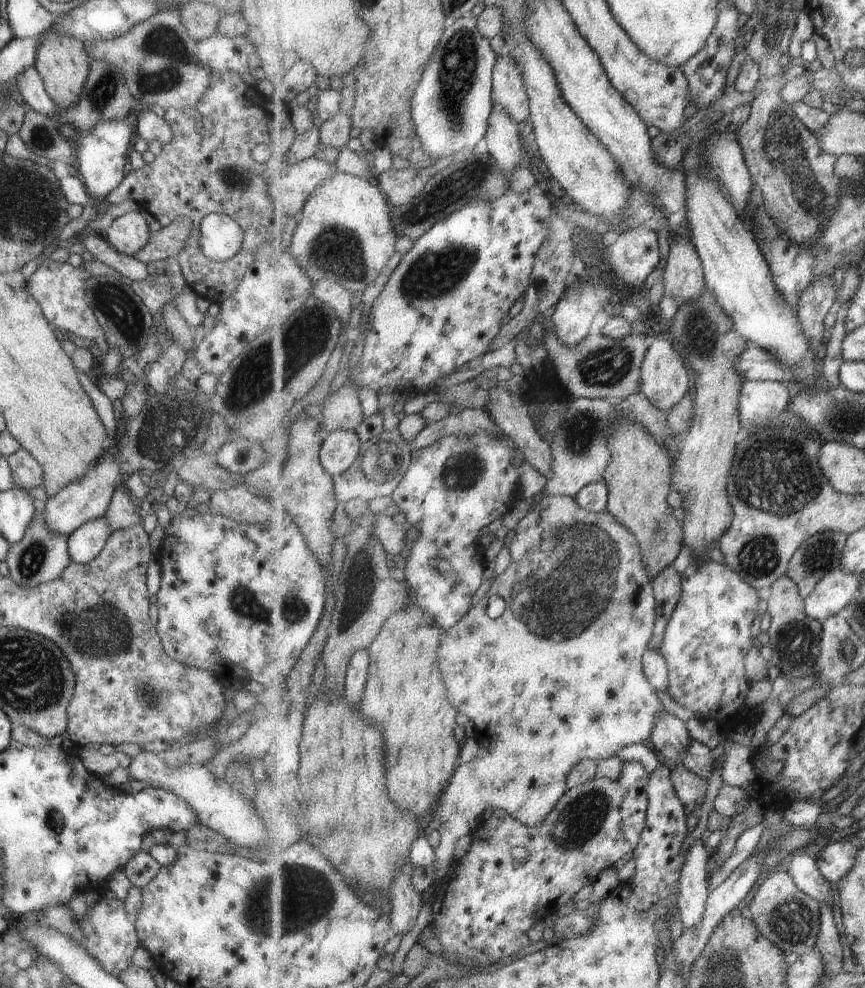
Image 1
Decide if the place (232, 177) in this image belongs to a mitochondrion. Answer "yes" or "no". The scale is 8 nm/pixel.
yes

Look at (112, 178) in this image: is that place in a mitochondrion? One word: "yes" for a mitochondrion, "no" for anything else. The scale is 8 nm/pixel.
no

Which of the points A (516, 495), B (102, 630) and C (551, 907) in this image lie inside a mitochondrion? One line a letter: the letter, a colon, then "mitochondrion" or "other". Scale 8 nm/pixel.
A: other
B: mitochondrion
C: other

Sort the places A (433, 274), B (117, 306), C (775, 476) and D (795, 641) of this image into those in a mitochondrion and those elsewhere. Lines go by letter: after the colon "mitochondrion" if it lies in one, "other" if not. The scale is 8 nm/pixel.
A: mitochondrion
B: mitochondrion
C: mitochondrion
D: mitochondrion

